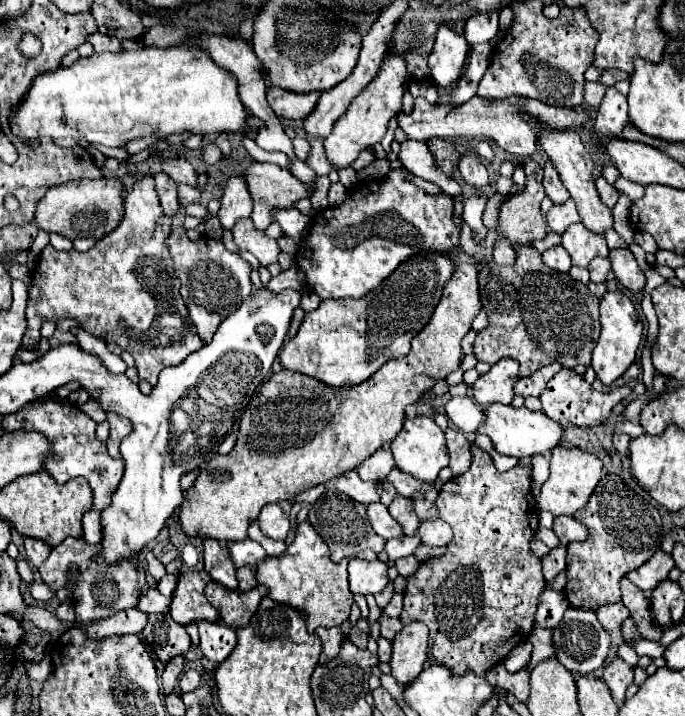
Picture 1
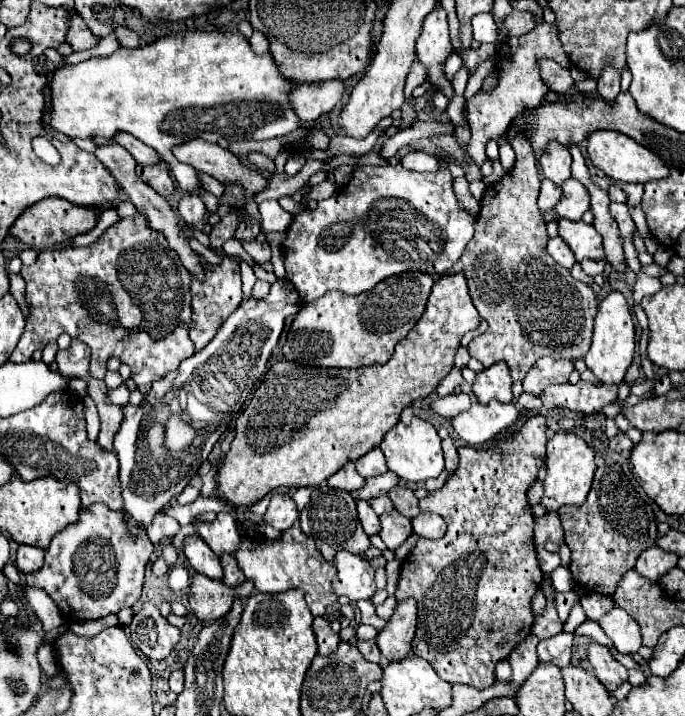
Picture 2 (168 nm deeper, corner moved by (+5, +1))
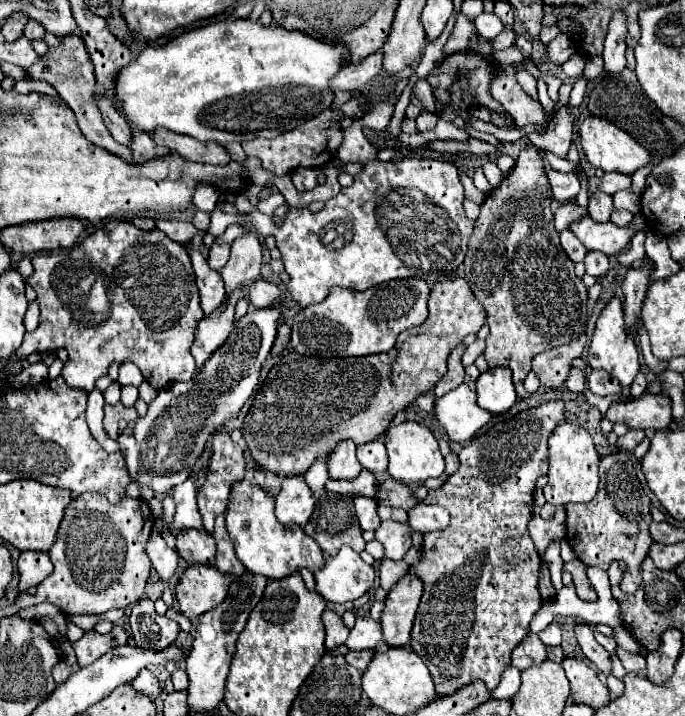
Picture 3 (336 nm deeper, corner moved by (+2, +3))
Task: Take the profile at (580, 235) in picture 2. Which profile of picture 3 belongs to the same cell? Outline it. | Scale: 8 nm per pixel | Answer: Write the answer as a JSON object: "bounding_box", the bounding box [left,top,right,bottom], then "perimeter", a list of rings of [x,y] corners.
{"bounding_box":[570,215,644,257],"perimeter":[[[588,215],[570,225],[570,231],[582,241],[588,251],[602,251],[608,257],[622,251],[638,229],[644,229],[644,221],[640,215],[636,215],[634,223],[626,229],[620,229],[612,223],[594,223]]]}

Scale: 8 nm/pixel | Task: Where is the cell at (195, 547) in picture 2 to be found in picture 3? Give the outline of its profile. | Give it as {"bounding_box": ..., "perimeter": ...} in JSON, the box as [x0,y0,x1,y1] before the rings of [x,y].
{"bounding_box":[176,529,216,565],"perimeter":[[[196,529],[180,531],[176,535],[176,551],[190,565],[194,563],[214,565],[216,561],[216,545],[212,535],[206,531],[196,531]]]}

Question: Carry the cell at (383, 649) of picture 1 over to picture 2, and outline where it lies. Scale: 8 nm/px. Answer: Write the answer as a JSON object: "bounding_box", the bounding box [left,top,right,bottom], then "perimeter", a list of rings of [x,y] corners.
{"bounding_box":[357,641,381,663],"perimeter":[[[359,641],[359,643],[357,643],[357,649],[359,649],[359,653],[361,653],[367,661],[381,663],[381,653],[379,653],[379,647],[377,647],[375,641]]]}

